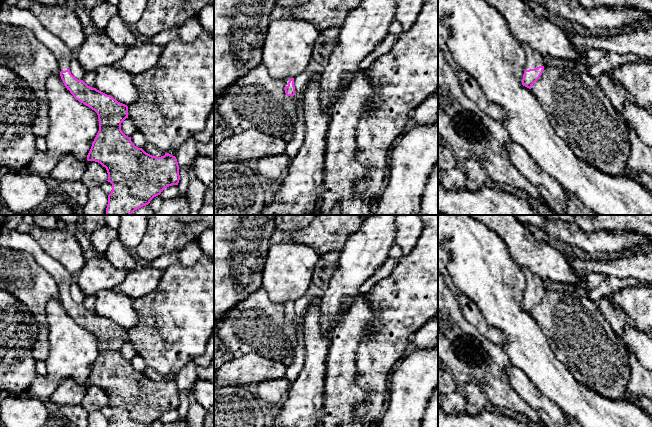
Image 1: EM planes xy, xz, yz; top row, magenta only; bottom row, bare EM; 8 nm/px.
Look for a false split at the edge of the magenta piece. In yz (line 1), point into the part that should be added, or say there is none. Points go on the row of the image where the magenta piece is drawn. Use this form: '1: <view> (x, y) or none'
1: yz (534, 59)

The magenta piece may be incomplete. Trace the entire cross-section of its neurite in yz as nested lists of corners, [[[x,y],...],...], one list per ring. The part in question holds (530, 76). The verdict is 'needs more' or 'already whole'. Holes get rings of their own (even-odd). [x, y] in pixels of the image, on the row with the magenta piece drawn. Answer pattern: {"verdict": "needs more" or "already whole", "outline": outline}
{"verdict": "needs more", "outline": [[[523,44],[526,54],[526,66],[523,74],[522,85],[531,89],[533,84],[540,78],[544,70],[544,58],[542,55]]]}

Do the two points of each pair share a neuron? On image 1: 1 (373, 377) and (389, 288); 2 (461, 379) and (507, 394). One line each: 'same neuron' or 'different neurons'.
1: same neuron
2: same neuron

